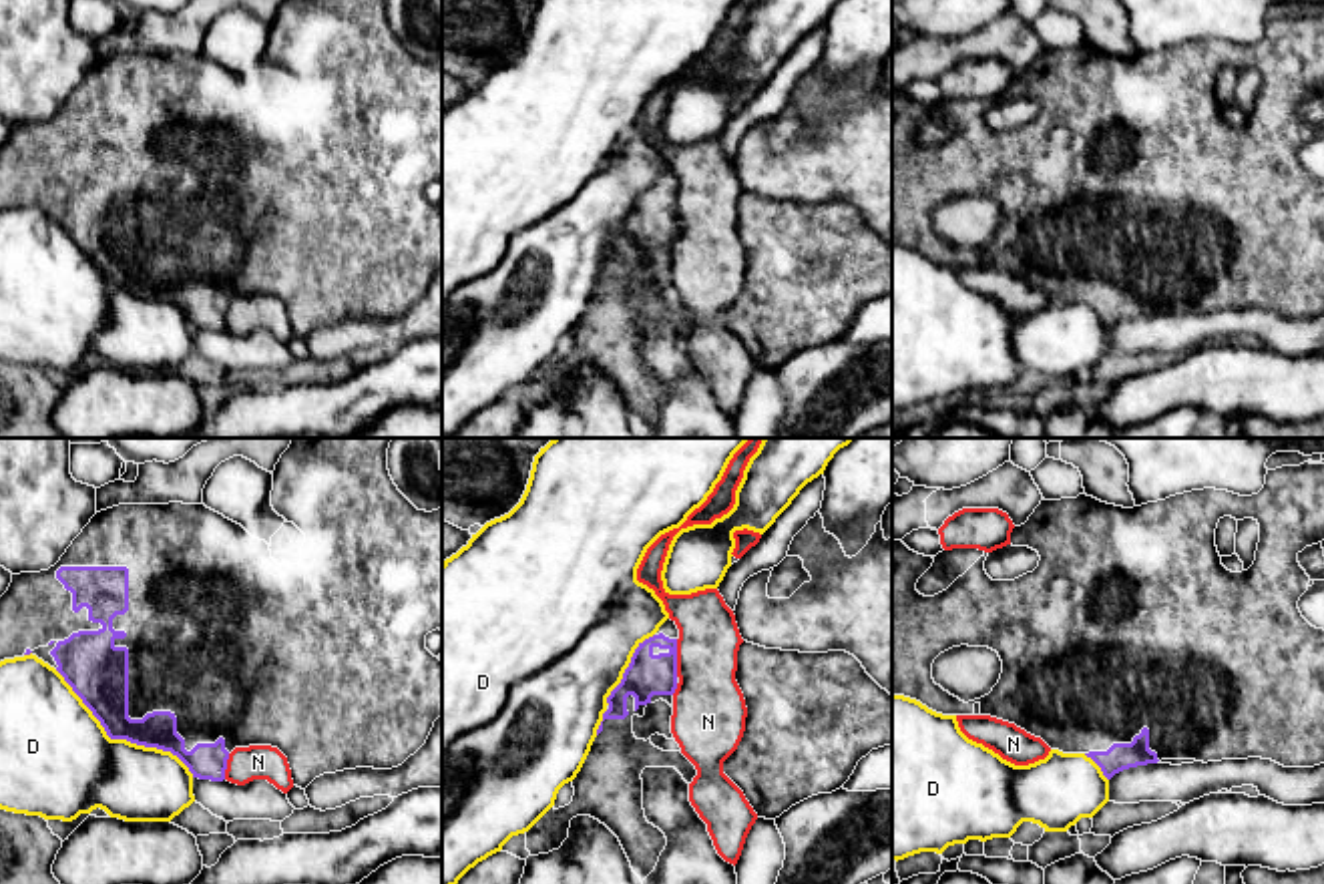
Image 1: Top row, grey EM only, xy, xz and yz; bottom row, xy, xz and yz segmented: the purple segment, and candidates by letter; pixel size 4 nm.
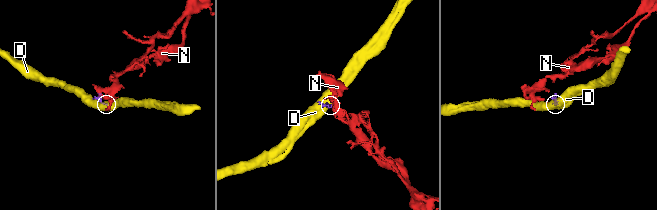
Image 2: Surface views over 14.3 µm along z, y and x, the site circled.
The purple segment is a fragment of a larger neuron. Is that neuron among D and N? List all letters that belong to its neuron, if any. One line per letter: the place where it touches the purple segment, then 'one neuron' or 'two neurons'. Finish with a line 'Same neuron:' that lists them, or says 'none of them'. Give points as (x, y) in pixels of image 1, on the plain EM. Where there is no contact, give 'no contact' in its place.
D: contact xy (119, 288); two neurons
N: contact xz (676, 207); two neurons
Same neuron: none of them

